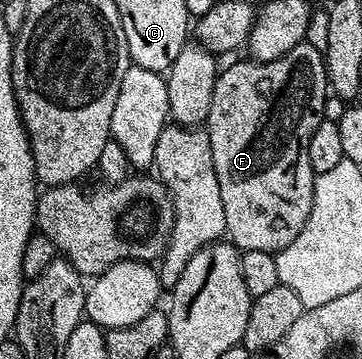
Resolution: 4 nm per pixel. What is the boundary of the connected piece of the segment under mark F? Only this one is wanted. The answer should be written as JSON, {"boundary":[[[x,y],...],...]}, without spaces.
{"boundary":[[[300,44],[285,56],[272,62],[235,62],[228,70],[220,69],[213,88],[213,104],[205,129],[213,152],[213,168],[221,188],[221,204],[225,208],[226,237],[240,251],[260,250],[275,254],[305,228],[313,208],[315,173],[309,164],[309,140],[325,120],[323,109],[329,99],[327,64],[322,49]]]}

